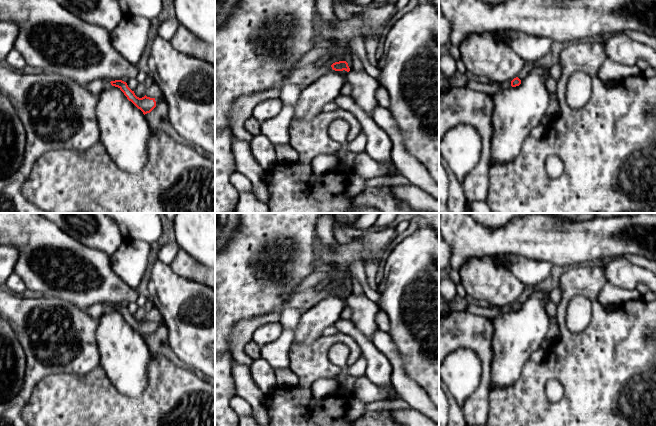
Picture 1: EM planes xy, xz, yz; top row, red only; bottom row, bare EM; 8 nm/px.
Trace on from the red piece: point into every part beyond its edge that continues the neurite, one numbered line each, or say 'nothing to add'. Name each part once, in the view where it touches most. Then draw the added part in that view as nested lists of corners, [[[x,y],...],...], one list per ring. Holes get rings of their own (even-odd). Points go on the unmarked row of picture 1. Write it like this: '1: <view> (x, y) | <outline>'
nothing to add

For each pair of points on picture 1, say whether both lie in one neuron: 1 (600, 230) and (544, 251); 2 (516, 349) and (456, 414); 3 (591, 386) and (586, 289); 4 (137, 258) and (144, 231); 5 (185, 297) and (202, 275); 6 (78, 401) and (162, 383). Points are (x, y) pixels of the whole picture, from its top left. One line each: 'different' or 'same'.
1: same
2: different
3: same
4: different
5: different
6: same

